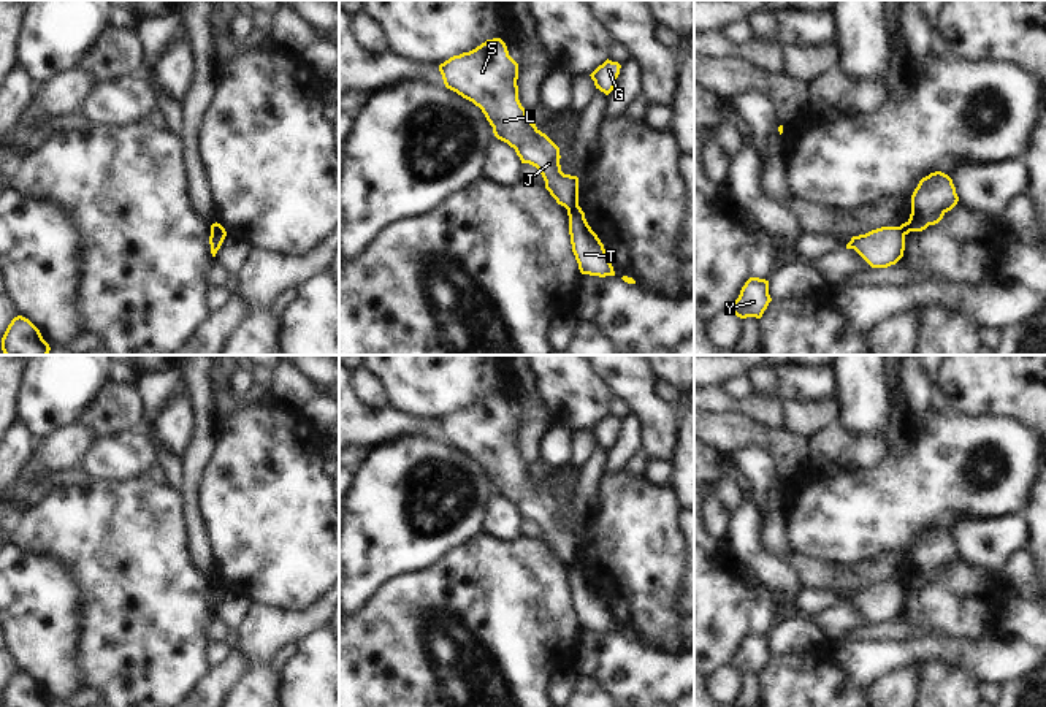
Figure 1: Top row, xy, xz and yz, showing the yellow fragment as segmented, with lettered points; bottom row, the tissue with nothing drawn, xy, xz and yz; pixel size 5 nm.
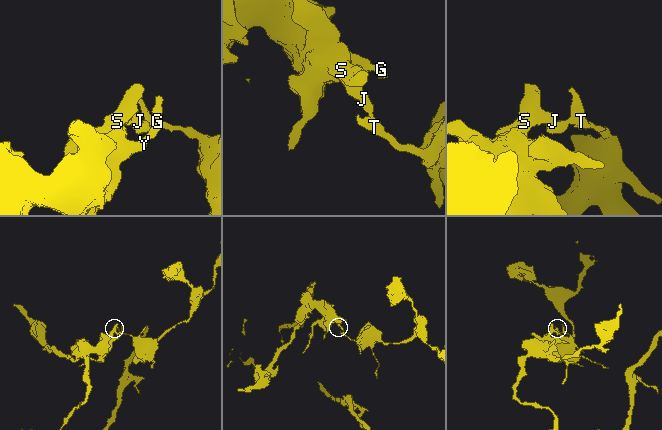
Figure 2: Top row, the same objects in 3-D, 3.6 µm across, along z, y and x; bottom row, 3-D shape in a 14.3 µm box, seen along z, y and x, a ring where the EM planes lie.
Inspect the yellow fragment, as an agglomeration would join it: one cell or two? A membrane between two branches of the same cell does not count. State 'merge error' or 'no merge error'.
merge error

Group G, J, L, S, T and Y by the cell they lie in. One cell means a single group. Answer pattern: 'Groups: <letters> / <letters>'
Groups: G J L S Y / T.

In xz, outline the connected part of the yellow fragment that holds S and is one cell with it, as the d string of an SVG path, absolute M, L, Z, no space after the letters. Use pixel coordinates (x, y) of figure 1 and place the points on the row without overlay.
M501 393L453 411L439 420L444 439L482 464L498 495L536 522L558 560L578 561L578 533L564 529L559 503L533 479L518 455L518 418Z

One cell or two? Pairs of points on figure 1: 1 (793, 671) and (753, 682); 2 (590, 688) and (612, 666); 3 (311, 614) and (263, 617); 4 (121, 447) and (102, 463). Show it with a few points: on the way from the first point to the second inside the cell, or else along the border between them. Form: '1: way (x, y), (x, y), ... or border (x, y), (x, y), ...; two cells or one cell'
1: border (759, 674), (763, 690); two cells
2: border (577, 676), (590, 676), (606, 690); two cells
3: way (300, 620), (274, 620); one cell
4: way (116, 452), (106, 458); one cell

